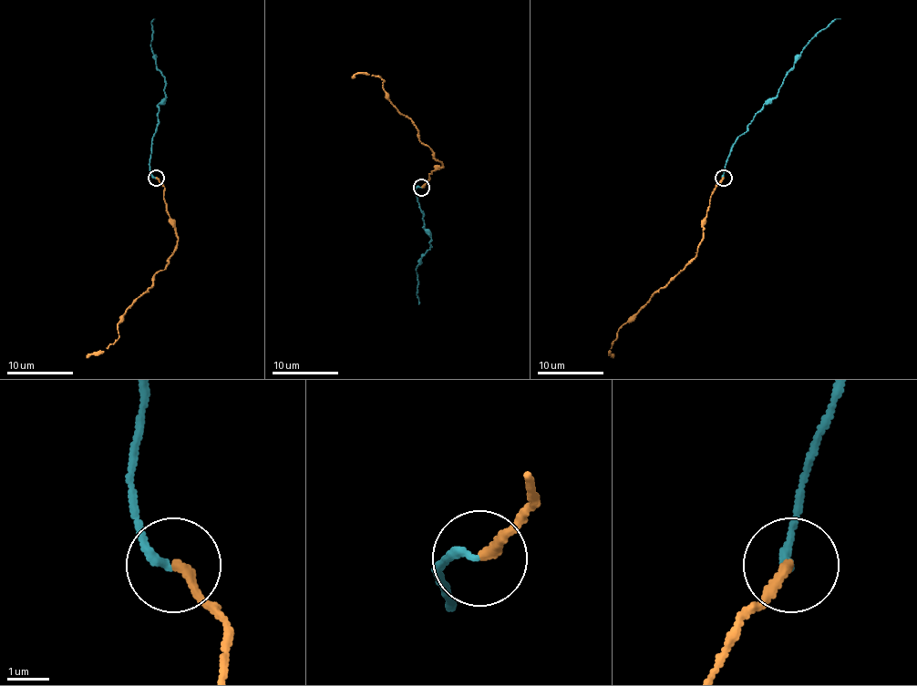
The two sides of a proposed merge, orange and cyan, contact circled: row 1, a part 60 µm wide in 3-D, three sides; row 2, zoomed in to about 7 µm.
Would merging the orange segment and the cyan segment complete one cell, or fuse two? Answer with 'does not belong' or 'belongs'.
belongs

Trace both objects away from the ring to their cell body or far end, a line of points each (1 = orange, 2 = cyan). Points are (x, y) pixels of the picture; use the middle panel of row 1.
1: (420, 187), (429, 174), (442, 167), (440, 162), (391, 102), (384, 81), (356, 73), (351, 77)
2: (420, 187), (414, 190), (430, 247), (416, 268), (419, 304)

